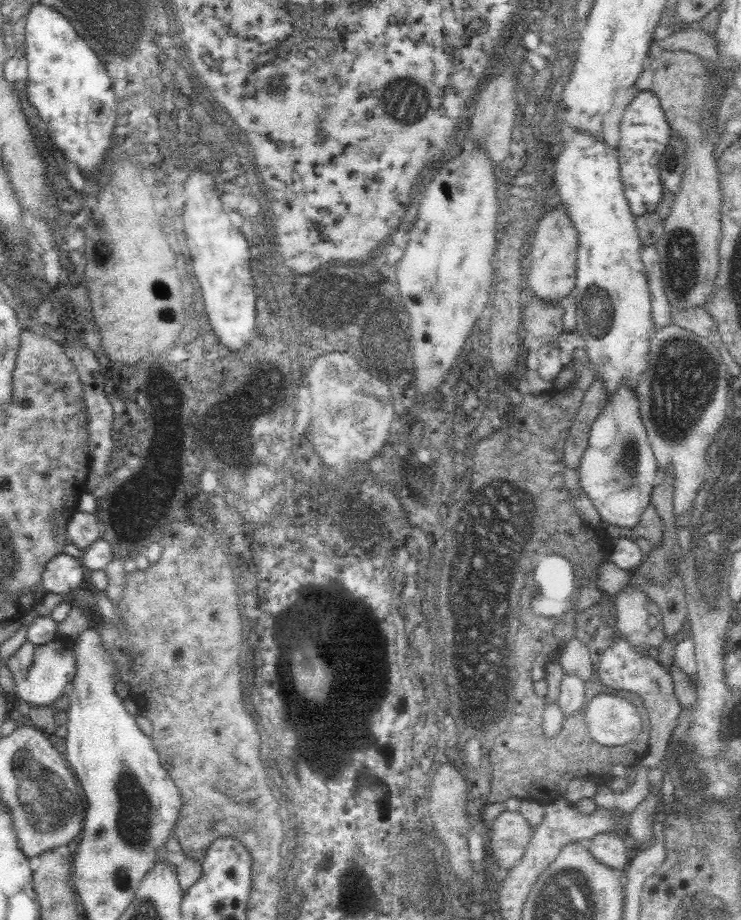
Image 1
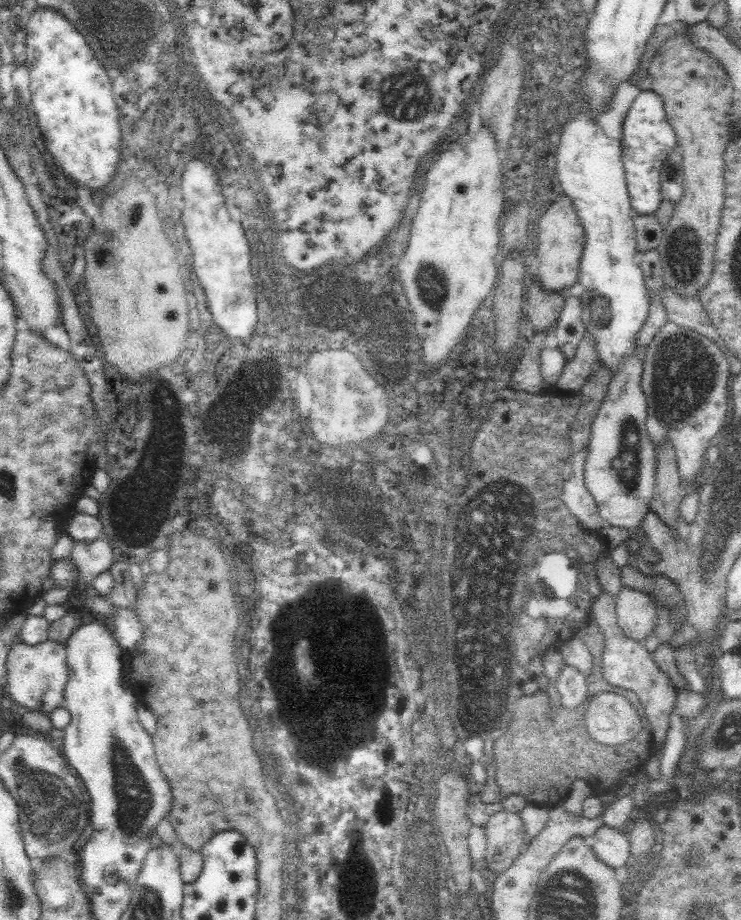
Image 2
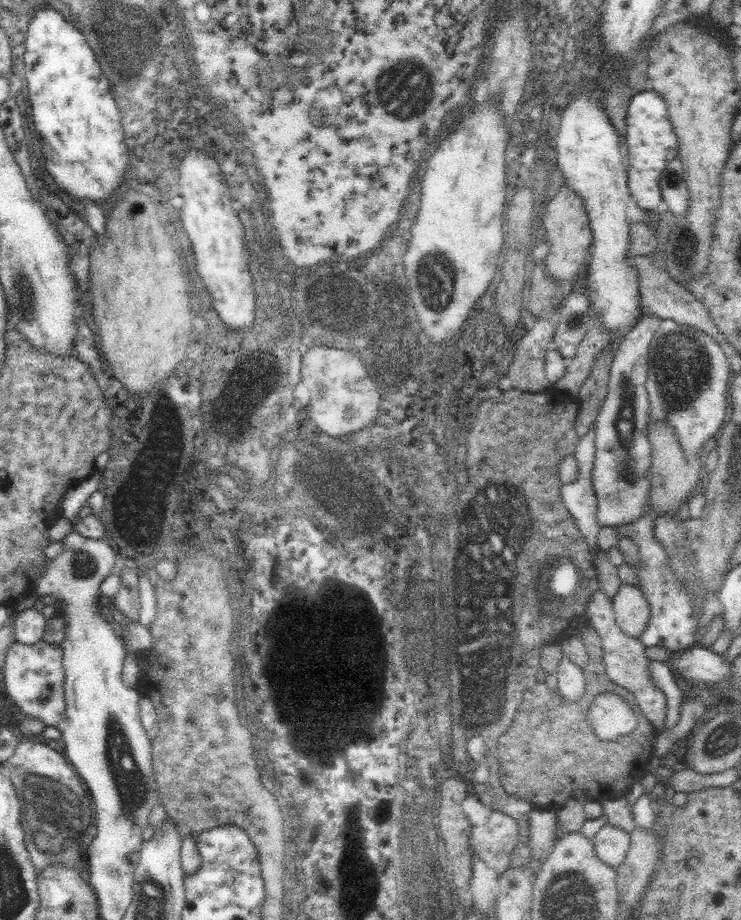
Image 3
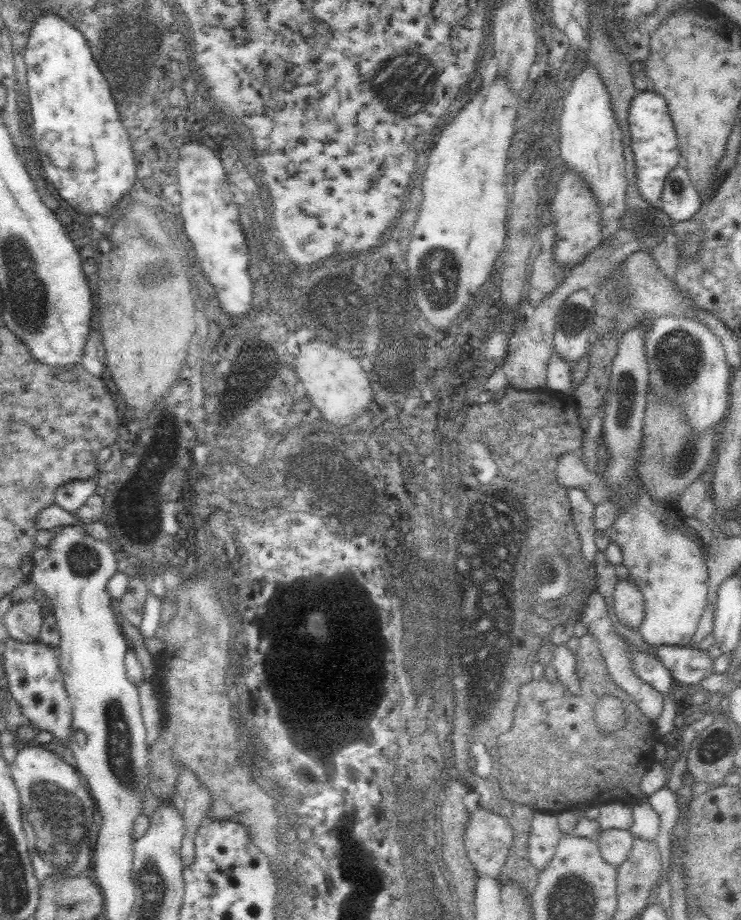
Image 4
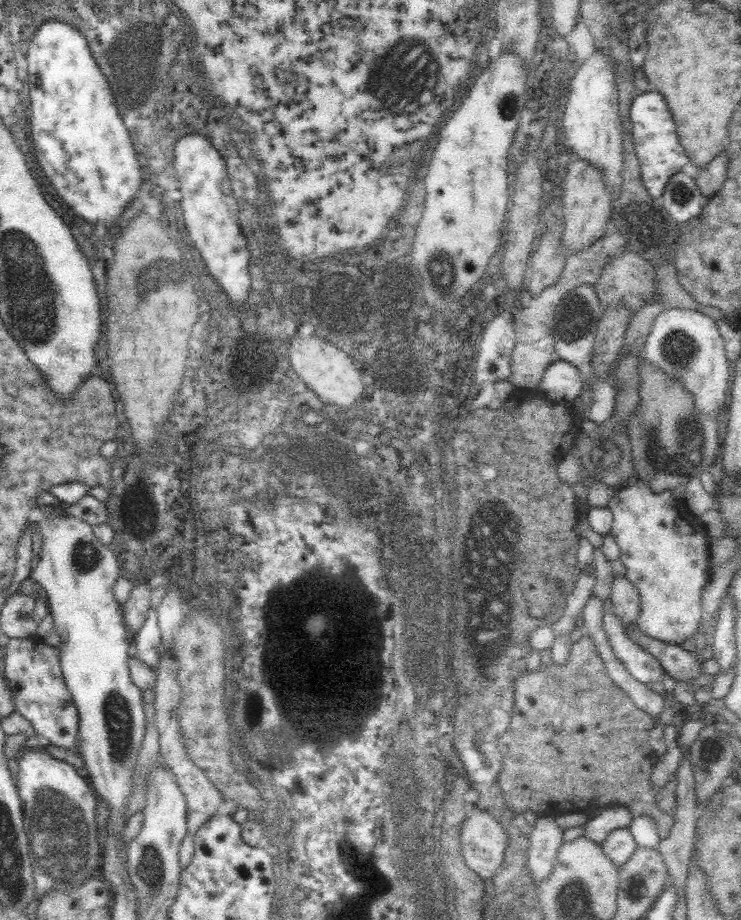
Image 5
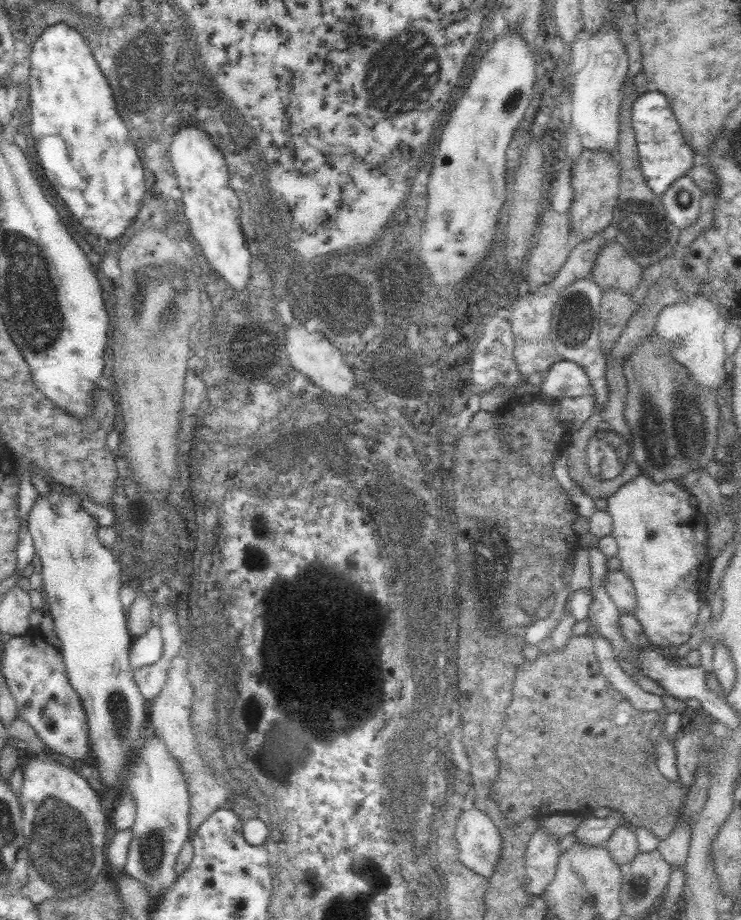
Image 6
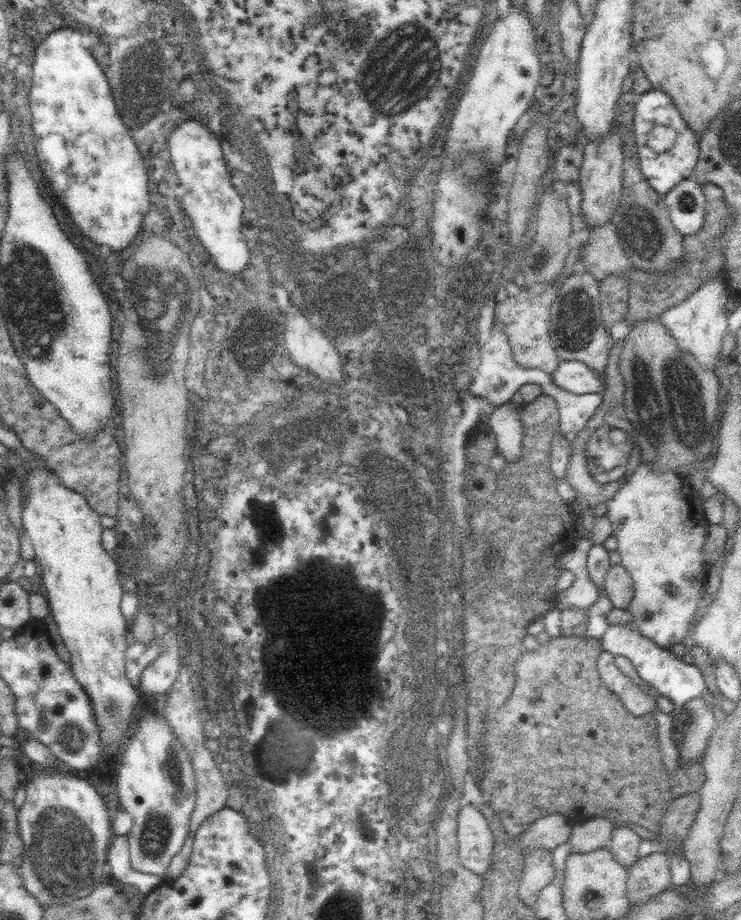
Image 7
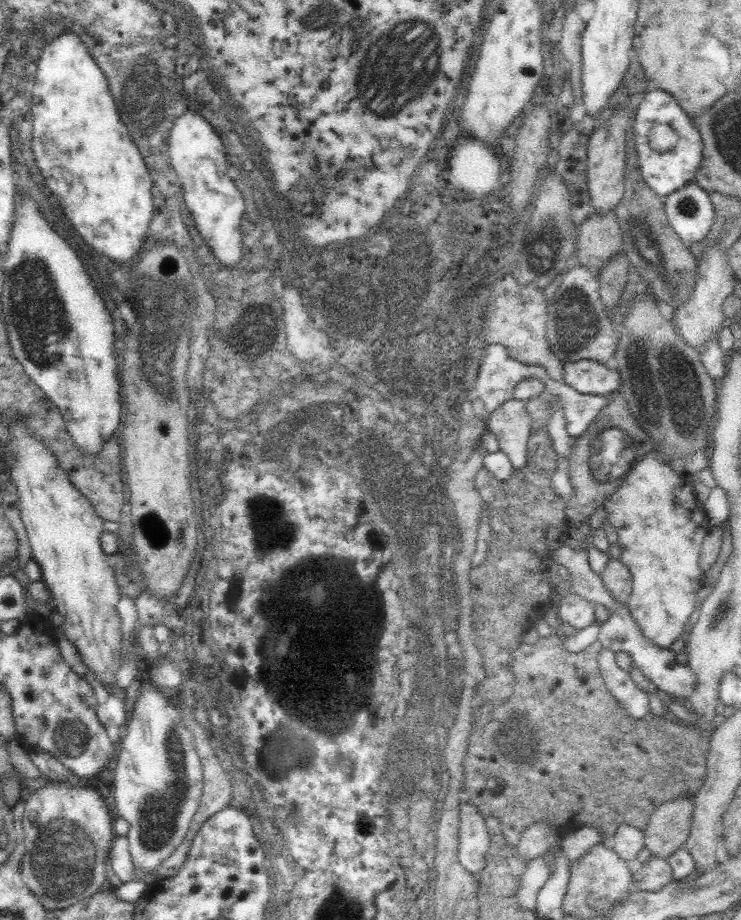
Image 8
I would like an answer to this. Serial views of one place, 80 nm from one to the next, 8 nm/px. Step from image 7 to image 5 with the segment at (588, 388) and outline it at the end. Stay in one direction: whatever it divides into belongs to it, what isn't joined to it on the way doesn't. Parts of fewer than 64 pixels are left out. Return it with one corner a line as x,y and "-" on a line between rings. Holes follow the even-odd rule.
556,358
549,364
538,388
550,400
574,402
583,392
583,384
573,364

